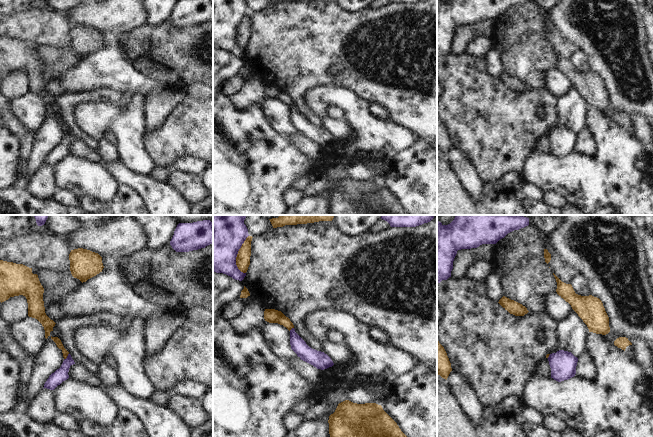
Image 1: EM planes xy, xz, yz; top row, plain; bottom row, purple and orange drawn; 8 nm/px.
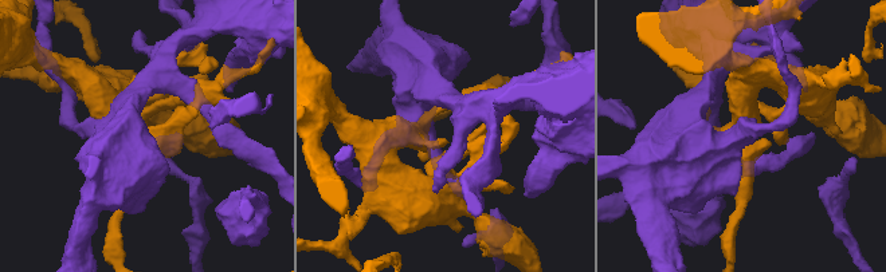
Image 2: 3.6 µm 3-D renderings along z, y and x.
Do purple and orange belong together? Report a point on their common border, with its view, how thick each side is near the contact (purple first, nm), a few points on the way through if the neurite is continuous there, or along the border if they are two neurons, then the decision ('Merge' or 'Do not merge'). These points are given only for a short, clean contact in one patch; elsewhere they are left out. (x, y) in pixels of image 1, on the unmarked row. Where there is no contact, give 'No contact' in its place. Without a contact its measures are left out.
Touches purple at xz (237, 29). Thickness 380 nm (purple) against 110 nm. Do not merge

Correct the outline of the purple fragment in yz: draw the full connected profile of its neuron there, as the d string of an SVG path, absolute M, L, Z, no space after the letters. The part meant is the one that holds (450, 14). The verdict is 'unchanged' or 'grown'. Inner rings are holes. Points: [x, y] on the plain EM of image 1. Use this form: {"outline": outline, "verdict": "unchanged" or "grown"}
{"outline": "M437 0L437 60L451 53L453 37L458 26L477 24L482 20L496 20L508 9L529 0Z", "verdict": "unchanged"}

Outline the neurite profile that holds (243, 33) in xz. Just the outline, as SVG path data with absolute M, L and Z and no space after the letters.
M248 12L246 14L241 24L239 25L236 33L236 41L238 45L243 49L247 48L248 43L250 41L252 14L253 14L252 12Z

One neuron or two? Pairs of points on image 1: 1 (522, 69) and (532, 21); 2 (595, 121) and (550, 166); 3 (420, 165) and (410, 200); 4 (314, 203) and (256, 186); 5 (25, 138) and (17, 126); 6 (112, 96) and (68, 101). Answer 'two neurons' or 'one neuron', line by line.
1: one neuron
2: one neuron
3: one neuron
4: two neurons
5: one neuron
6: one neuron

